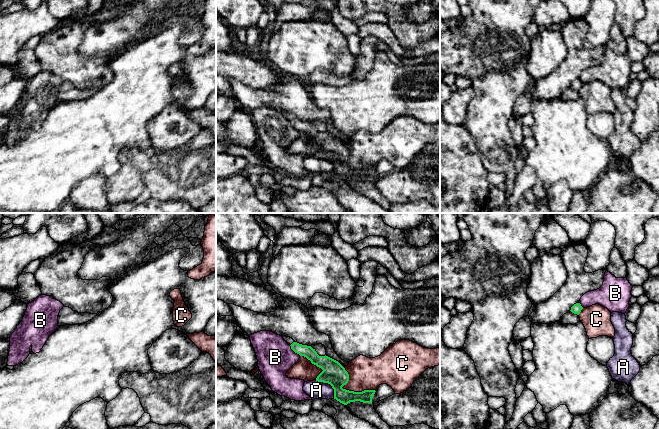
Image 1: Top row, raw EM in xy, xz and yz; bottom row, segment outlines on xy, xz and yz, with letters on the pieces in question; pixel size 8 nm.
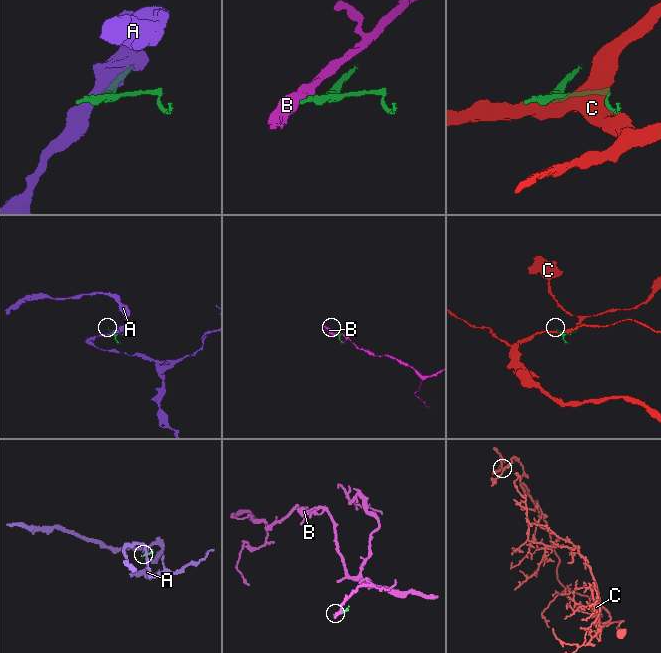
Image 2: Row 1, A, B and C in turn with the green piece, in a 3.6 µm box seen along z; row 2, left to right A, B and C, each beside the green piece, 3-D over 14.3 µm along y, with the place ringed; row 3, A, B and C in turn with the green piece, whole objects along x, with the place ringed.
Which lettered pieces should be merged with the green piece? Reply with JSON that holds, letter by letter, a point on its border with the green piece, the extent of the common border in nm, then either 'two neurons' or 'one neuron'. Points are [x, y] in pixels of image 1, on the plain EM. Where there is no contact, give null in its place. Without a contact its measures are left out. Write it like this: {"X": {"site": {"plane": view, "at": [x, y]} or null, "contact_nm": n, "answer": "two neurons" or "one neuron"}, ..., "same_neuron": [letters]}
{"A": {"site": {"plane": "xz", "at": [329, 159]}, "contact_nm": 220, "answer": "two neurons"}, "B": {"site": {"plane": "xz", "at": [294, 127]}, "contact_nm": 130, "answer": "two neurons"}, "C": {"site": {"plane": "xz", "at": [348, 166]}, "contact_nm": 320, "answer": "two neurons"}, "same_neuron": []}

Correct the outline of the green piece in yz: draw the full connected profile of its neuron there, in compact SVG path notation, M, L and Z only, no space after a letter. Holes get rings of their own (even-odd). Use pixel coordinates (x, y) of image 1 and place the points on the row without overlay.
M580 79L574 80L571 83L571 86L562 92L559 98L561 98L562 100L577 100L578 98L580 98L579 90L582 85L583 83Z

